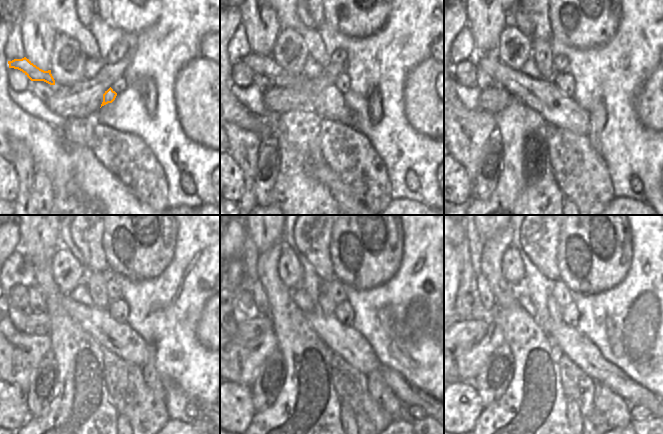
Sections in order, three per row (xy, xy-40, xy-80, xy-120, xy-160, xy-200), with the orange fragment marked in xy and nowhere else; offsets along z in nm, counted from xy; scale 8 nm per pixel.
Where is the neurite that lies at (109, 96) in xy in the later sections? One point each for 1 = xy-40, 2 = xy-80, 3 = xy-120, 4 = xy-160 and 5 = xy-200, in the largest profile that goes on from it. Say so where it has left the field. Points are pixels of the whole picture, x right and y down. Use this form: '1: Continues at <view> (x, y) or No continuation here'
1: Continues at xy-40 (329, 104)
2: Continues at xy-80 (543, 96)
3: Continues at xy-120 (118, 338)
4: Continues at xy-160 (347, 342)
5: Continues at xy-200 (573, 344)

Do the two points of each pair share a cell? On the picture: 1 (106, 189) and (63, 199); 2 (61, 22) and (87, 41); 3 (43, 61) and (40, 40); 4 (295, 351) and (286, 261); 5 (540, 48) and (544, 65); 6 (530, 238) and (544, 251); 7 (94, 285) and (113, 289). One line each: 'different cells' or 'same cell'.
1: different cells
2: same cell
3: same cell
4: different cells
5: same cell
6: same cell
7: different cells

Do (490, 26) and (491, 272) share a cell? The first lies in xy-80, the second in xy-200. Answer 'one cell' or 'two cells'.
two cells

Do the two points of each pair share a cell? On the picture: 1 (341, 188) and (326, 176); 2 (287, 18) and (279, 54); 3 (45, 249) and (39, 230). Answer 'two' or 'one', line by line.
1: one
2: two
3: one

